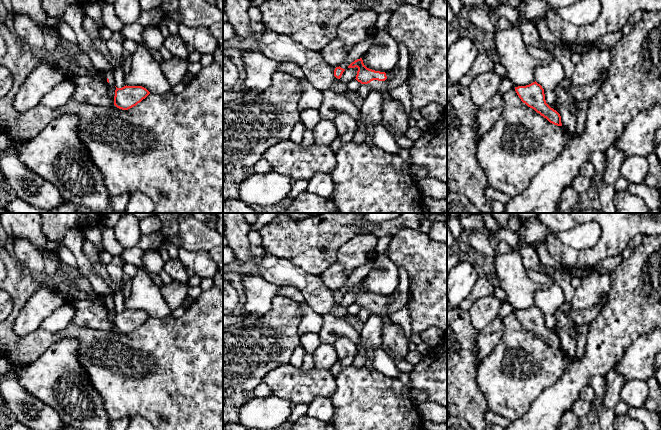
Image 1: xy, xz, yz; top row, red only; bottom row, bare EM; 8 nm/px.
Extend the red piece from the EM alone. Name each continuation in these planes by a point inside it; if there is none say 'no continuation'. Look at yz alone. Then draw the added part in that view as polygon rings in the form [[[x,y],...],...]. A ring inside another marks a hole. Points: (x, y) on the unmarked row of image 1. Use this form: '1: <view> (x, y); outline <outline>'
no continuation

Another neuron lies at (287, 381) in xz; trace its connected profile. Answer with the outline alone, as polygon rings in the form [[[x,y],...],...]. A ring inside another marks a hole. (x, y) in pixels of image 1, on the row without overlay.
[[[291,363],[270,371],[263,382],[273,393],[296,404],[309,404],[317,397],[331,397],[336,391],[336,377],[330,370],[313,367],[308,371]]]

